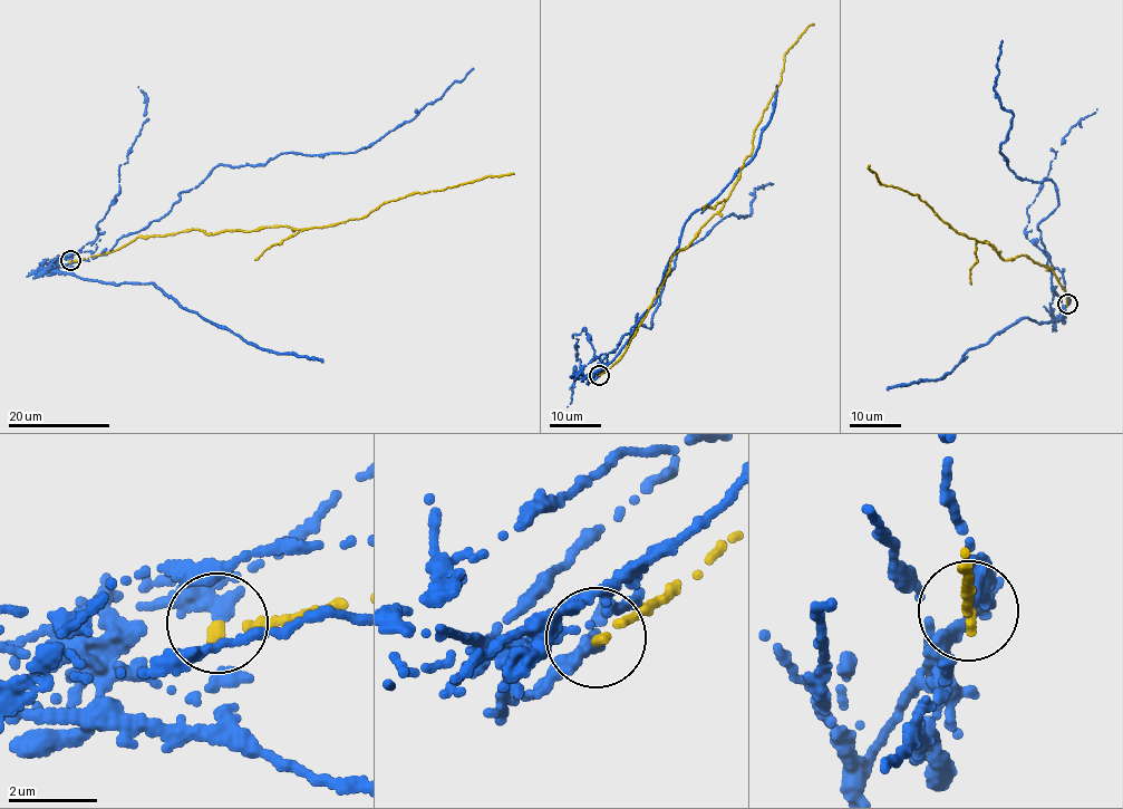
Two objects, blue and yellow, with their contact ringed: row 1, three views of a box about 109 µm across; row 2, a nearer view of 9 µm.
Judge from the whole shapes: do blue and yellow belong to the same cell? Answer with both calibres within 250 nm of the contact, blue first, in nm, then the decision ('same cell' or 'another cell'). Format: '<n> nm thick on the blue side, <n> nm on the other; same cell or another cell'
300 nm thick on the blue side, 240 nm on the other; another cell

